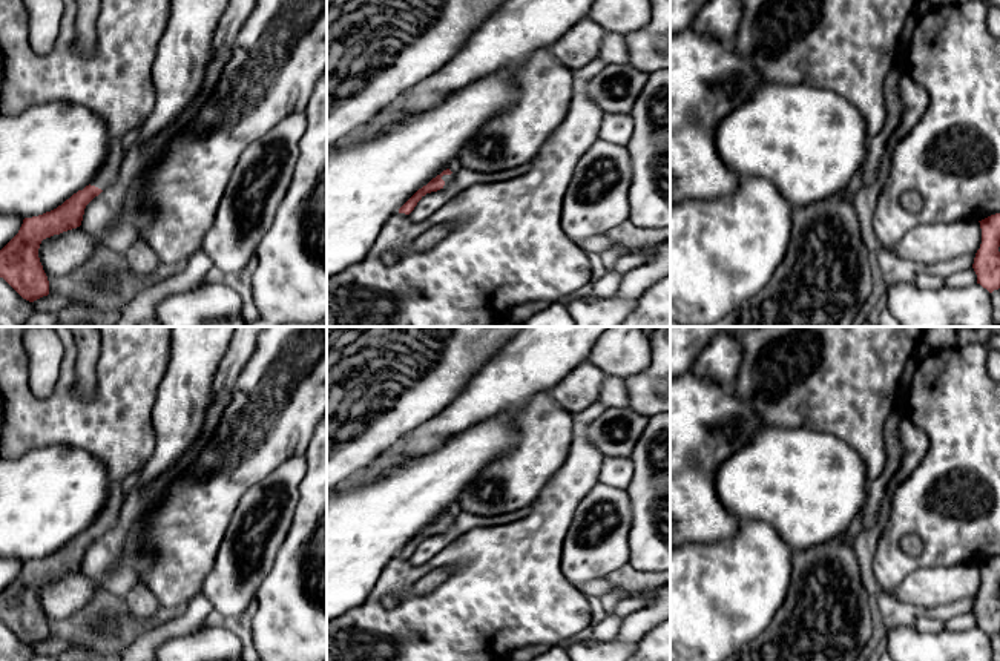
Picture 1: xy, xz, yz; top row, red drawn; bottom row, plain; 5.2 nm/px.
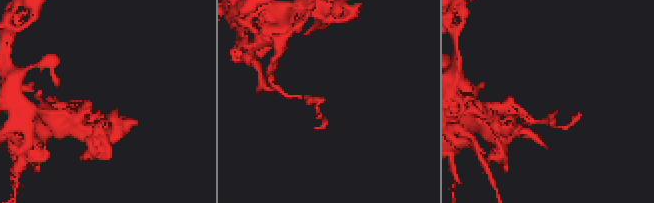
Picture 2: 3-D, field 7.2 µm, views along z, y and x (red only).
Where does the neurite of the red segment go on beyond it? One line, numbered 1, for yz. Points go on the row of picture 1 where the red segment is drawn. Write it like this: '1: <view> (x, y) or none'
1: none

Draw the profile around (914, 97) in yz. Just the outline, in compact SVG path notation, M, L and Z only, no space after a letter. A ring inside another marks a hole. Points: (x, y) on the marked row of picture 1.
M903 66L899 78L899 92L903 103L903 115L891 138L893 143L897 143L913 130L923 117L929 101L925 87L916 83Z

